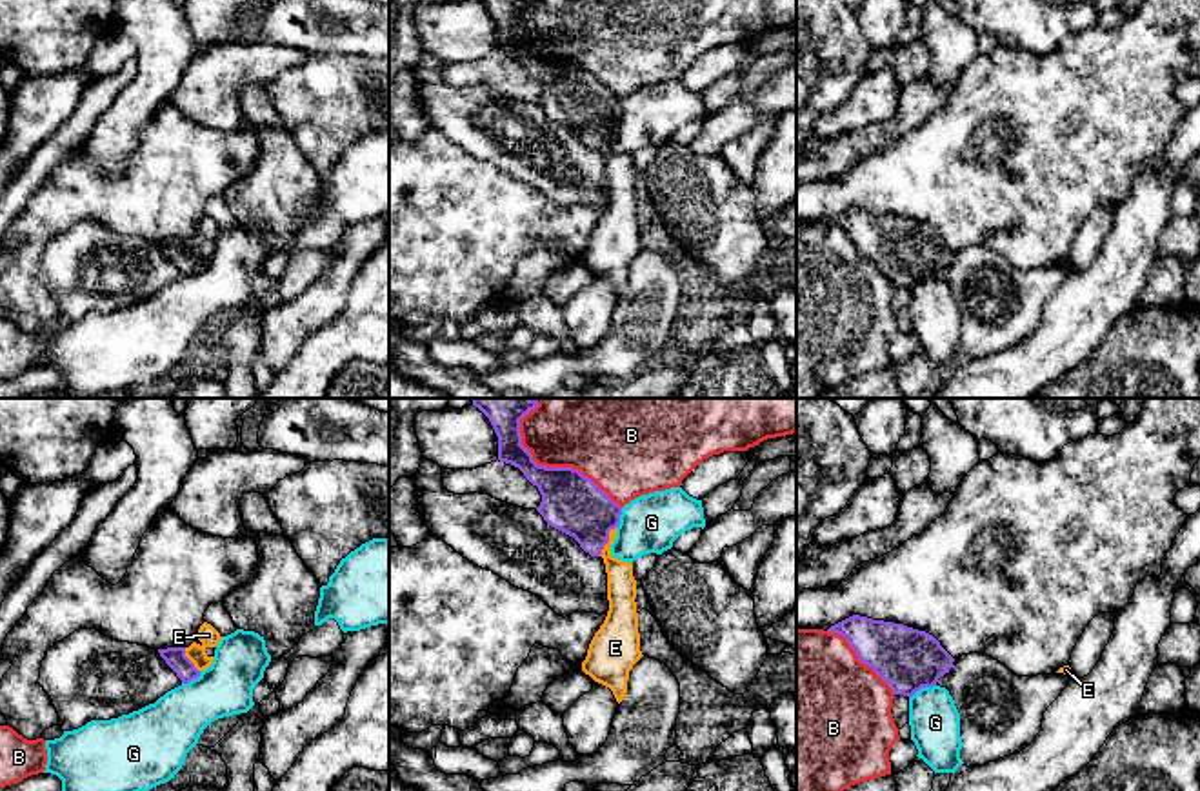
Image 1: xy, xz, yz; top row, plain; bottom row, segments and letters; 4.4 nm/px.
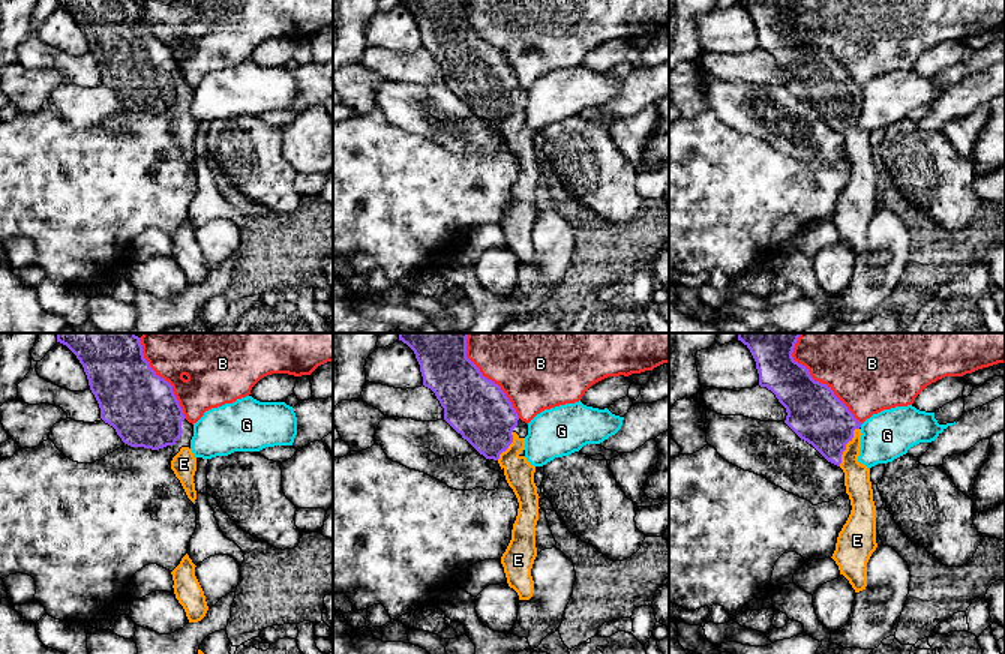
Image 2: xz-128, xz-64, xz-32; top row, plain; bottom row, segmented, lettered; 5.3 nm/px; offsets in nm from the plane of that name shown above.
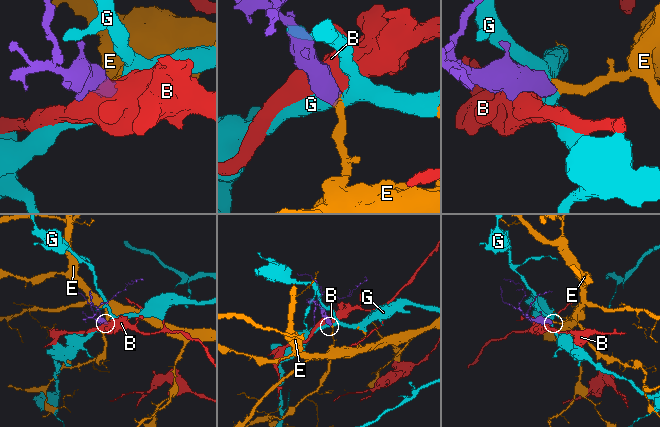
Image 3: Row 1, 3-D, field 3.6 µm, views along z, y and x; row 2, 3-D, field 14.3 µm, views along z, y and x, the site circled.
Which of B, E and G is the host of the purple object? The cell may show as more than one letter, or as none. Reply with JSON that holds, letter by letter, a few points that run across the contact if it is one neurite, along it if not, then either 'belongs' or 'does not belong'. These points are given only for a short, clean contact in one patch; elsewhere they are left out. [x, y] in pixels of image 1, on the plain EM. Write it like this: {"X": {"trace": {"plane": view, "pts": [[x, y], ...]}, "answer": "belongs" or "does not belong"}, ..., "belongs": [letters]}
{"B": {"answer": "does not belong"}, "E": {"trace": {"plane": "xz", "pts": [[571, 95], [608, 133], [606, 150], [620, 175]]}, "answer": "belongs"}, "G": {"trace": {"plane": "yz", "pts": [[935, 277], [922, 279], [910, 291]]}, "answer": "does not belong"}, "belongs": ["E"]}

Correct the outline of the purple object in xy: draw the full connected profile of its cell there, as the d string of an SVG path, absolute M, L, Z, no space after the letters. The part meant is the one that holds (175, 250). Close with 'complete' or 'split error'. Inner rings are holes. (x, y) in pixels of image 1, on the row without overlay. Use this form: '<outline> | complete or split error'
M204 215L196 231L200 235L193 235L189 240L158 242L160 249L176 265L182 276L189 276L198 271L204 262L211 260L215 249L209 249L205 242L216 240L222 229L211 216Z | split error

